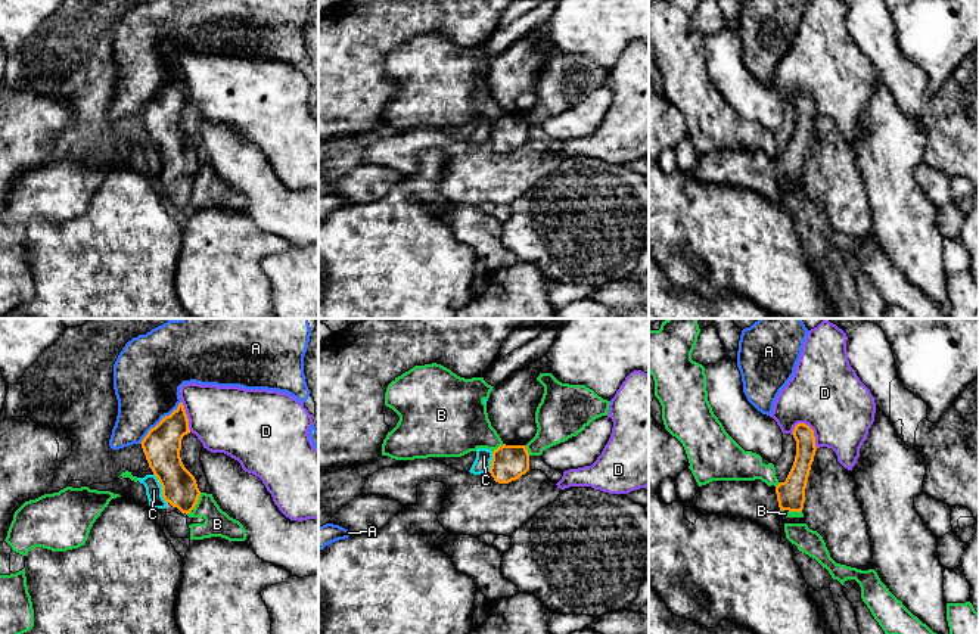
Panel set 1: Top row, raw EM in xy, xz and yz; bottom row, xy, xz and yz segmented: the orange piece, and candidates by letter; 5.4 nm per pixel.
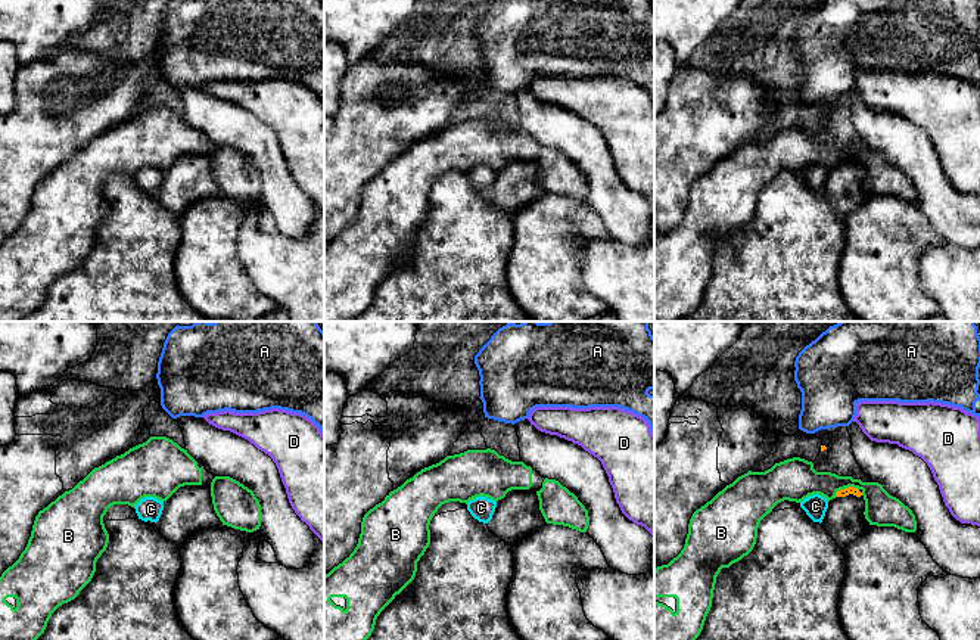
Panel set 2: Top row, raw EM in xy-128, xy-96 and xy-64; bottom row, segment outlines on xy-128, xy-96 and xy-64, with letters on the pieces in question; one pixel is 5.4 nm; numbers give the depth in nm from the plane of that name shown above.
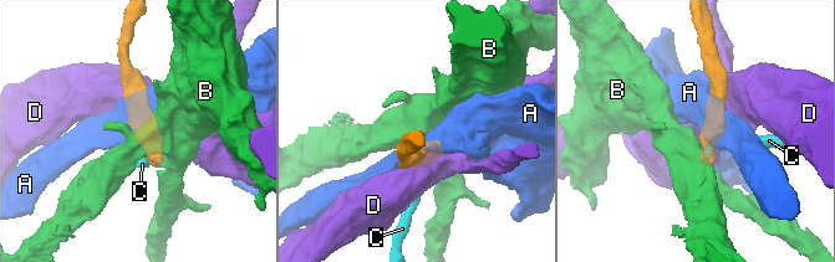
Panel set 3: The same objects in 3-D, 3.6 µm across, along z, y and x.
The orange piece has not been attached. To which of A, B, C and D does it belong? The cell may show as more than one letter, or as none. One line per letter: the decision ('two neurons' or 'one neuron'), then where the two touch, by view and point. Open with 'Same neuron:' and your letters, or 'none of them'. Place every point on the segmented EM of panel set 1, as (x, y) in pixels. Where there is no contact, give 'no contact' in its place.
Same neuron: none of them
A: two neurons; contact xy (161, 420)
B: two neurons; contact xy (195, 504)
C: two neurons; contact xy (162, 488)
D: two neurons; contact yz (813, 432)

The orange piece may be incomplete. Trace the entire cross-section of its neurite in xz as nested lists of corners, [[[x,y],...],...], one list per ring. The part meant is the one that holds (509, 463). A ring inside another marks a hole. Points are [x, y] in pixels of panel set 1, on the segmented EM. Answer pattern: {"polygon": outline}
{"polygon": [[[547,355],[534,360],[492,388],[487,401],[491,426],[503,441],[503,445],[492,451],[490,467],[491,476],[498,484],[516,481],[529,470],[526,444],[538,429],[535,411],[544,386],[537,377],[541,373],[550,373]]]}

